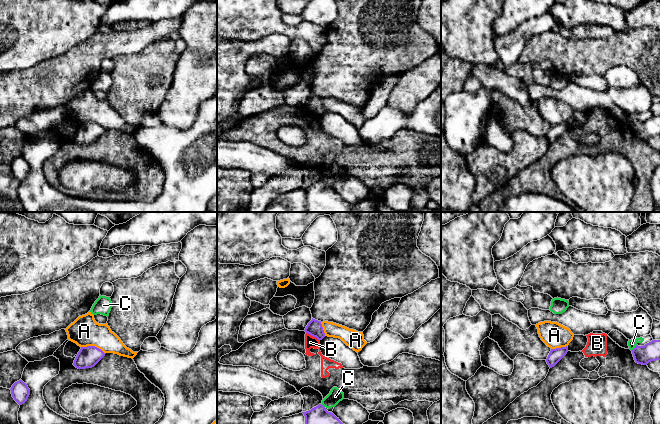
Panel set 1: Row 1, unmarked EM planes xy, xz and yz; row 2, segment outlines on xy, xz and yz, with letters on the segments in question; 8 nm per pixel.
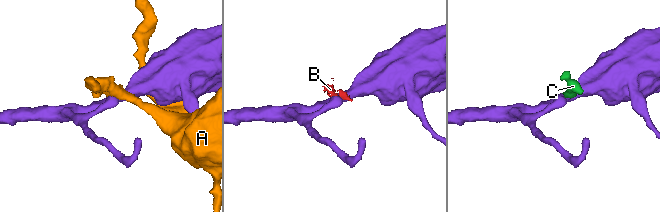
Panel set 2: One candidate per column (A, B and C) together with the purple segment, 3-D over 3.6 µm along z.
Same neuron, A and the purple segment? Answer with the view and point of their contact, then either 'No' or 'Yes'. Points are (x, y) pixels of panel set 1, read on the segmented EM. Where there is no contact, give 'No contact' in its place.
Touches purple at xy (93, 346). No

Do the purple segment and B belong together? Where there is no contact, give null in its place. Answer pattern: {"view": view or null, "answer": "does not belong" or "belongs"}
{"view": "xz", "answer": "does not belong"}

